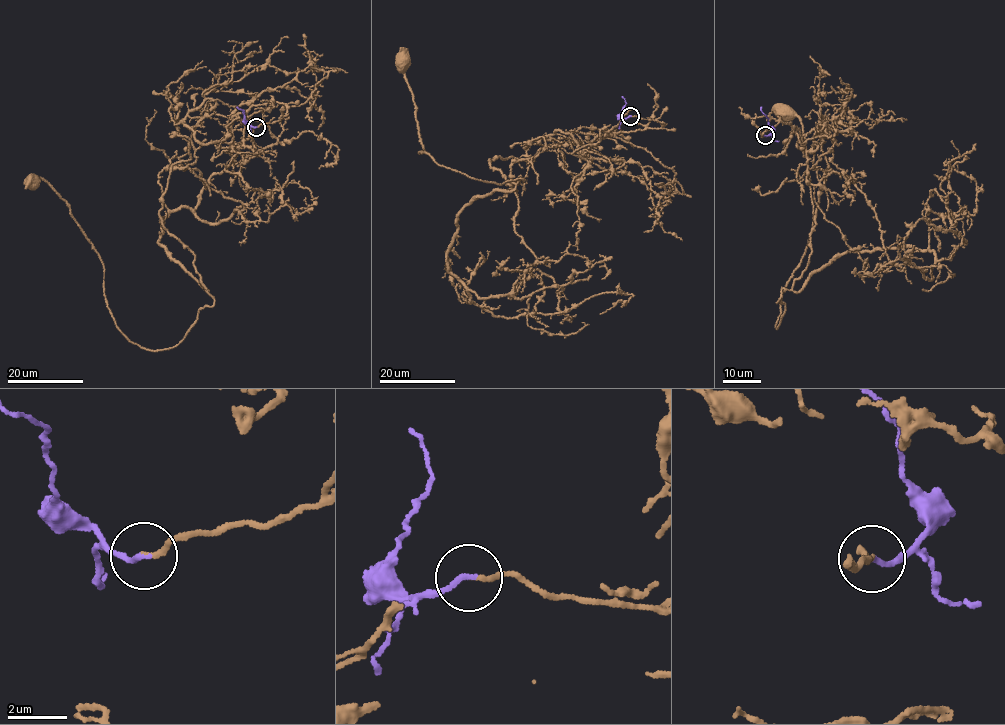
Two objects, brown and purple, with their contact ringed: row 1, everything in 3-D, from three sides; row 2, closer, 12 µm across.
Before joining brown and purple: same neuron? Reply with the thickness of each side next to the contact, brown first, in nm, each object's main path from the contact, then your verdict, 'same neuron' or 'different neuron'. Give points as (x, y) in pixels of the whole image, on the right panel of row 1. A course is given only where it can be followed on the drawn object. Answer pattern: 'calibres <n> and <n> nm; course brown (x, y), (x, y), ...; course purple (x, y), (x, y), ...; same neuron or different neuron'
calibres 160 and 200 nm; course brown (765, 135), (790, 122), (805, 156), (820, 110), (829, 164), (777, 328), (813, 217), (802, 126), (783, 113); course purple (765, 135), (771, 132), (761, 107); same neuron

